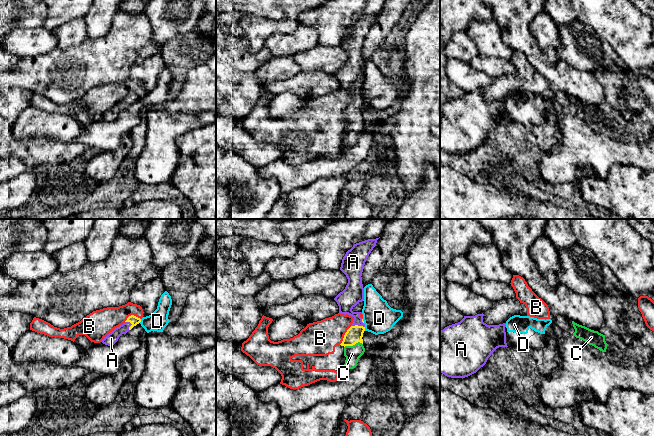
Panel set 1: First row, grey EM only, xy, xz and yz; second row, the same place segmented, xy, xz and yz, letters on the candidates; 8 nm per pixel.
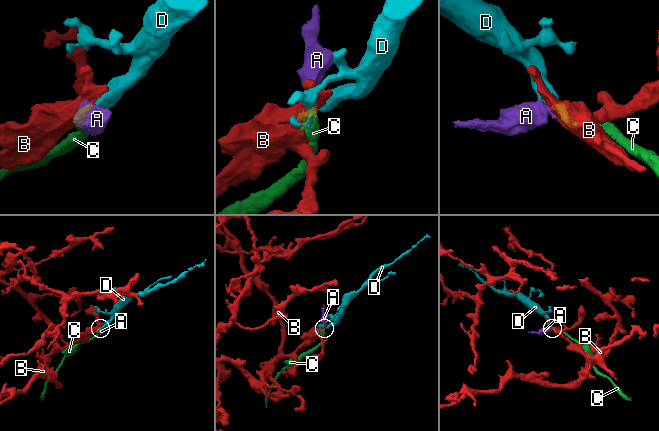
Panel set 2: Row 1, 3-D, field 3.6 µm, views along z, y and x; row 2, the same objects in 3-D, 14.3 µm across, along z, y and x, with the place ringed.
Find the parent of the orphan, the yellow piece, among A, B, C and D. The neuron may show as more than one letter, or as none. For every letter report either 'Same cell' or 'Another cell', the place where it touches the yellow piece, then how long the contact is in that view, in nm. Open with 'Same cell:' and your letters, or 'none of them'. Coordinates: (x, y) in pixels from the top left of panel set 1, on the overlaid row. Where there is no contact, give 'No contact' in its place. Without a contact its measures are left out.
Same cell: A, C
A: Same cell. Touches yellow at xz (357, 325). Shared border 110 nm
B: Another cell. Touches yellow at xz (344, 335). Shared border 180 nm
C: Same cell. Touches yellow at xz (353, 344). Shared border 160 nm
D: Another cell. Touches yellow at xy (140, 321). Shared border 40 nm

